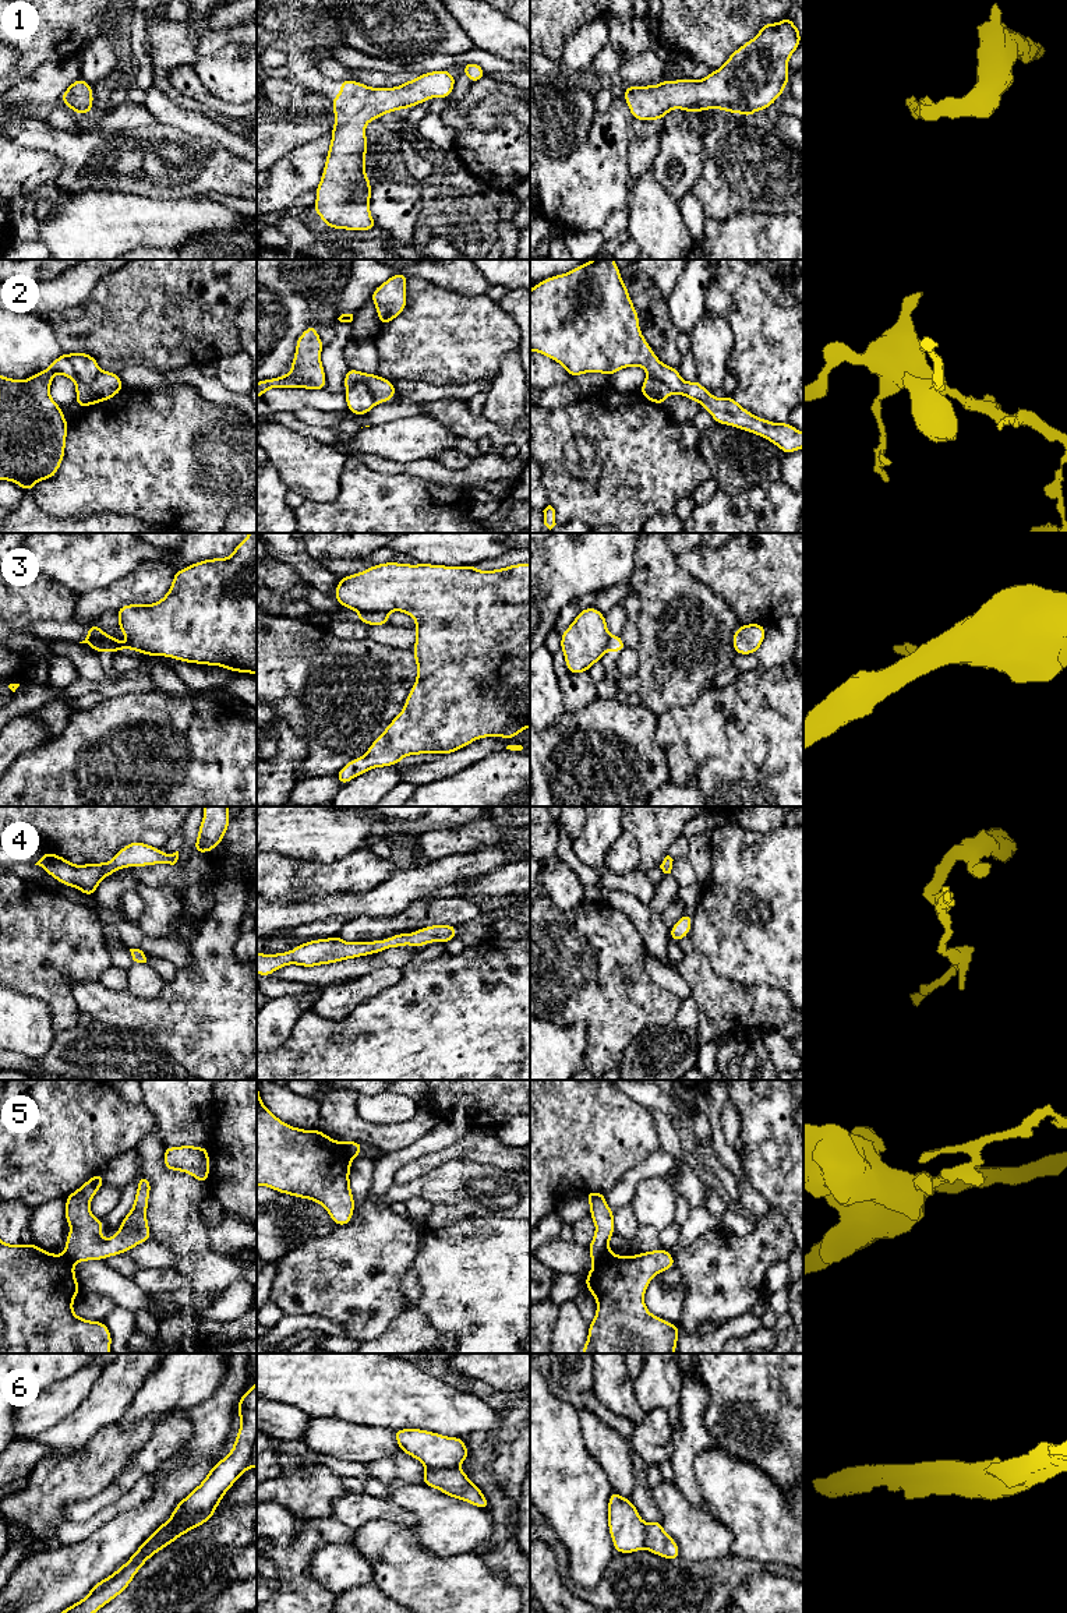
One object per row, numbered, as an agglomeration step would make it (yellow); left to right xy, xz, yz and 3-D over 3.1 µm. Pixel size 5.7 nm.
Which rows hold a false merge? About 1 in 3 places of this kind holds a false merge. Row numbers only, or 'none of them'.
2, 3, 5, 6

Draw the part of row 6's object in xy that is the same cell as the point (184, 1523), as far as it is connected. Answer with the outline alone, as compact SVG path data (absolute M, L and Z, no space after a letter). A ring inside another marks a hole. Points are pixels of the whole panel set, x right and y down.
M215 1513L211 1514L180 1514L176 1521L172 1525L166 1525L163 1526L160 1531L153 1532L149 1538L146 1538L138 1547L138 1550L128 1559L127 1563L124 1563L117 1571L114 1571L113 1574L110 1574L109 1577L106 1577L105 1580L99 1581L98 1584L95 1584L89 1593L100 1589L116 1573L119 1573L120 1570L130 1567L139 1556L142 1556L146 1550L146 1547L152 1543L152 1542L158 1542L159 1545L165 1545L169 1546L172 1545L177 1538L180 1538L181 1535L190 1532L194 1528L198 1528L199 1525L205 1524L206 1521L209 1521L213 1517Z

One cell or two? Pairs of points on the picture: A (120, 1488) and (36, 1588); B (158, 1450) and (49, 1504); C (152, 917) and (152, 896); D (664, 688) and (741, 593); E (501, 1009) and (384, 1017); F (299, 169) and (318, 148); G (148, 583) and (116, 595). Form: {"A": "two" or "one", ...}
{"A": "two", "B": "two", "C": "one", "D": "two", "E": "one", "F": "one", "G": "one"}

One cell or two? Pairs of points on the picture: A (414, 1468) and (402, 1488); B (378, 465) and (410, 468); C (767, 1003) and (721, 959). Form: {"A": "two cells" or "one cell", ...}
{"A": "two cells", "B": "one cell", "C": "two cells"}

